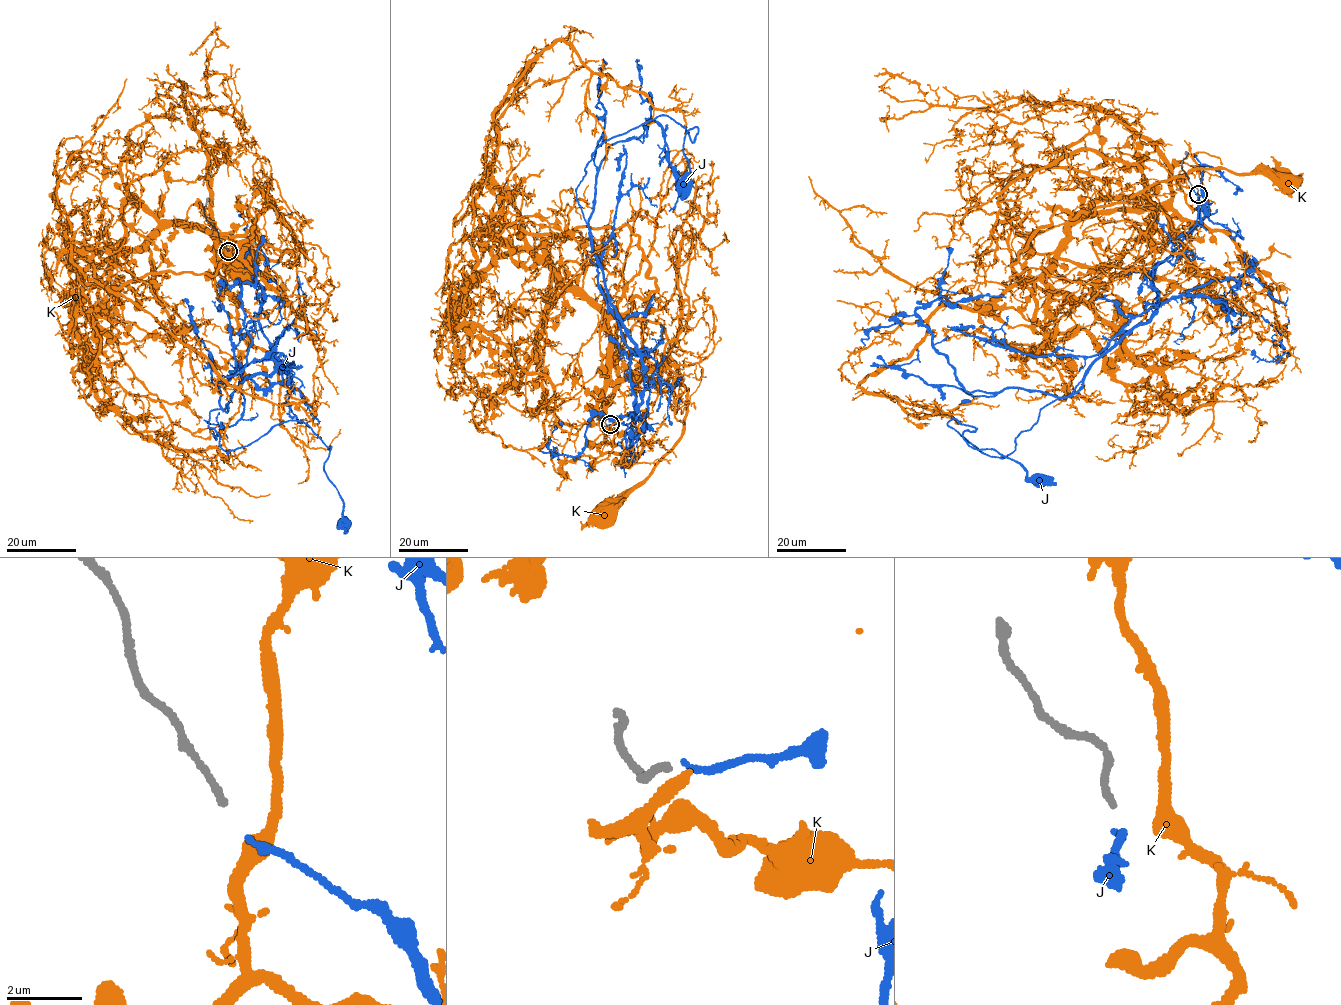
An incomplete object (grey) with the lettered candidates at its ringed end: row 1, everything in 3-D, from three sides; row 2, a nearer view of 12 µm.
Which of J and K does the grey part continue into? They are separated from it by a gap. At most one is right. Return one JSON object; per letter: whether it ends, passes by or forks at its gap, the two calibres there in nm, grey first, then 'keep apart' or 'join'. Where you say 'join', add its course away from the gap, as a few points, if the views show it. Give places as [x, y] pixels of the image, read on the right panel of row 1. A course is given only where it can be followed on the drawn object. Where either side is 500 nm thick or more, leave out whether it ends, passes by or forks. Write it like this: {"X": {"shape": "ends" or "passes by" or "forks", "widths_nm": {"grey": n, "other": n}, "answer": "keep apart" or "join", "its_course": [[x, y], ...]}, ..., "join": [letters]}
{"J": {"shape": "ends", "widths_nm": {"grey": 170, "other": 160}, "answer": "join", "its_course": [[1198, 197], [1204, 216], [1156, 267], [1148, 321], [1014, 451], [984, 454], [948, 421], [1040, 479]]}, "K": {"shape": "passes by", "widths_nm": {"grey": 170, "other": 420}, "answer": "keep apart"}, "join": ["J"]}

